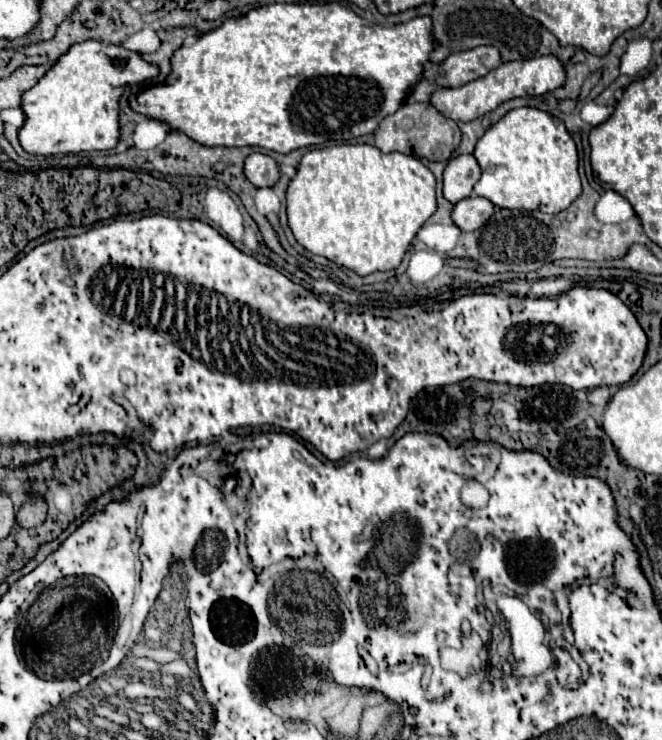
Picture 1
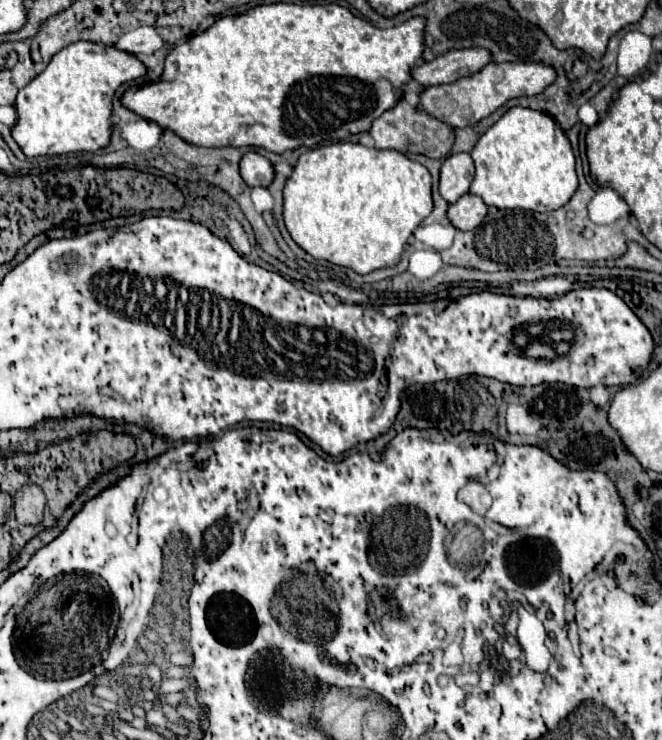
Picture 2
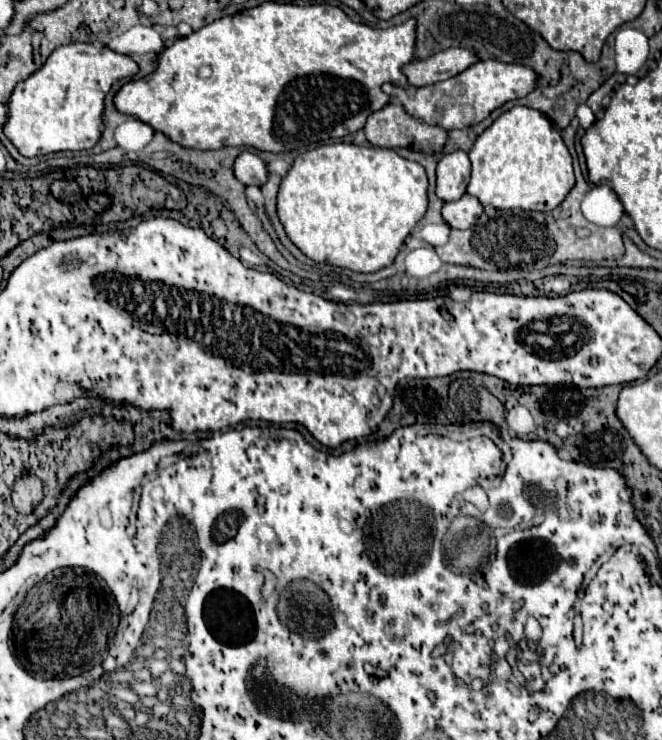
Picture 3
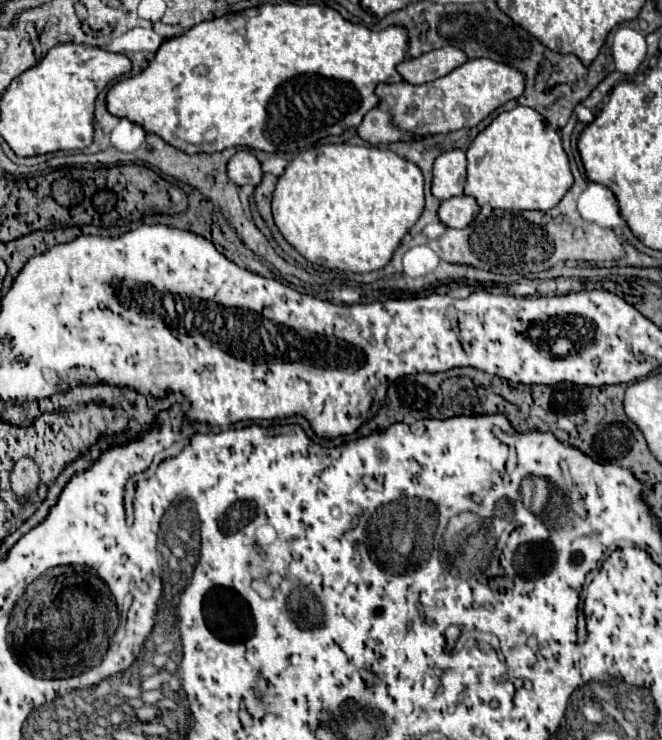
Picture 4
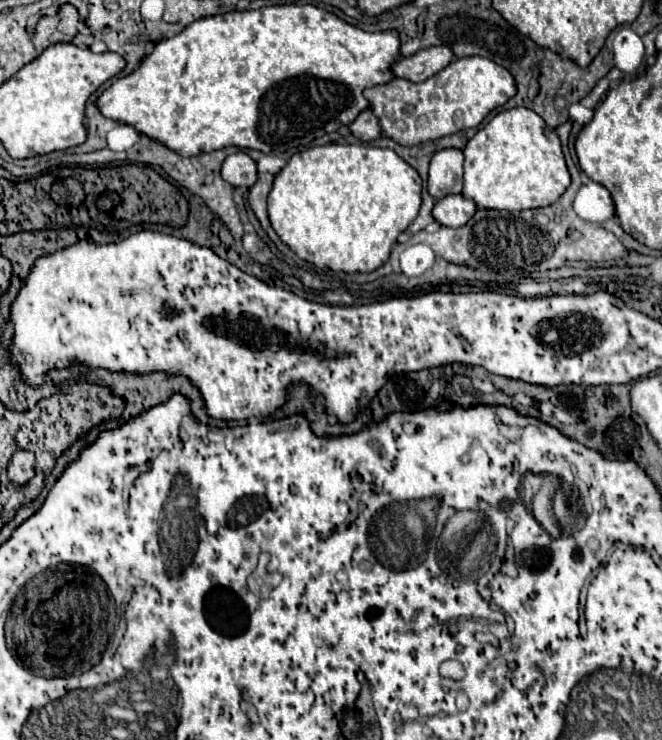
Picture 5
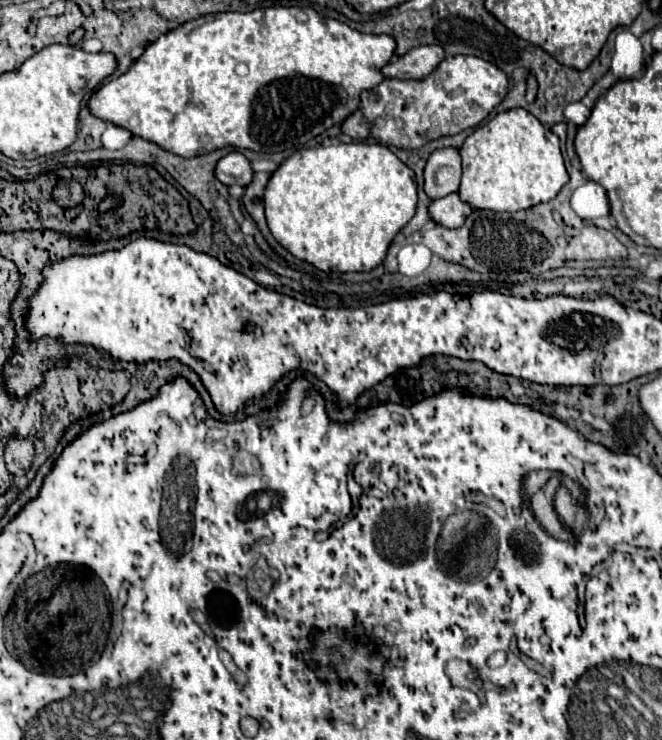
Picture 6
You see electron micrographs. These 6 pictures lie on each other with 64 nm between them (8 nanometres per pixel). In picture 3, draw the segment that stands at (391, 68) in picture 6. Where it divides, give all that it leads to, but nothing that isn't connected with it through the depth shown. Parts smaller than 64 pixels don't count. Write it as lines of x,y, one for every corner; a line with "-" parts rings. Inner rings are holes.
448,48
432,54
428,60
412,60
402,68
412,86
428,86
448,80
476,62
476,56
464,48

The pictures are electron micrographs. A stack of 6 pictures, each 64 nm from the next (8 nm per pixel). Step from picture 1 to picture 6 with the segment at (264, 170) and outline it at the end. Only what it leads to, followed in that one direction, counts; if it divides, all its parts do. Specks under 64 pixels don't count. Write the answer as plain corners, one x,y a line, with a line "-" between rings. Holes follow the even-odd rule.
228,152
218,164
216,164
216,178
226,184
238,184
238,186
248,186
252,182
252,168
250,162
244,154
240,152

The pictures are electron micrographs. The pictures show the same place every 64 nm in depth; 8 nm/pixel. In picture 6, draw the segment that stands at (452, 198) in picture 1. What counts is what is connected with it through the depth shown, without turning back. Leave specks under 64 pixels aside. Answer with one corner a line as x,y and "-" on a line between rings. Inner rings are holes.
456,148
434,150
424,166
424,192
432,200
448,196
458,190
460,174
460,154

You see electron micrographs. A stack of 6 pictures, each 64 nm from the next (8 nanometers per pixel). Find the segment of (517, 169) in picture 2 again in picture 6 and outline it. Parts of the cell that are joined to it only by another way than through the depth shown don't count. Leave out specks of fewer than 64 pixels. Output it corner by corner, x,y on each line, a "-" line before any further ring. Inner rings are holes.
512,108
508,112
500,112
488,124
476,128
464,140
460,156
462,156
462,182
458,194
466,204
480,210
492,210
492,212
526,210
534,204
552,200
560,192
560,188
568,182
568,172
564,168
558,136
554,132
548,132
524,108

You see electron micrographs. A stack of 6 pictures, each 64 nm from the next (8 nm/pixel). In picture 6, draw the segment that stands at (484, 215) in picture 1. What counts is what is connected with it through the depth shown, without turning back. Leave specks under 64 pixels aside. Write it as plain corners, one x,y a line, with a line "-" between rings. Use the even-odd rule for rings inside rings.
456,192
448,194
444,198
432,200
428,206
430,218
444,228
460,228
470,212
472,212
472,208
466,202
462,202

